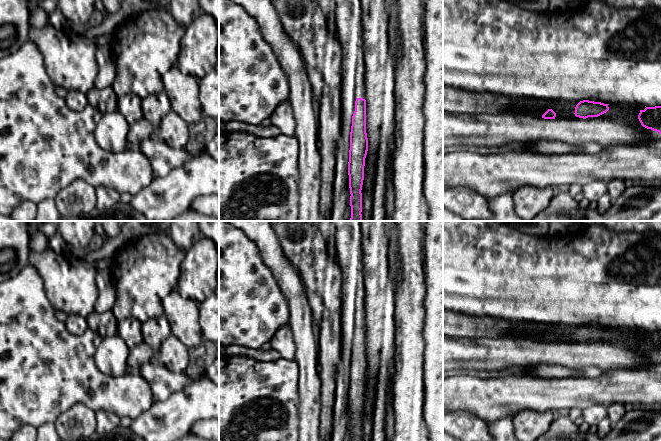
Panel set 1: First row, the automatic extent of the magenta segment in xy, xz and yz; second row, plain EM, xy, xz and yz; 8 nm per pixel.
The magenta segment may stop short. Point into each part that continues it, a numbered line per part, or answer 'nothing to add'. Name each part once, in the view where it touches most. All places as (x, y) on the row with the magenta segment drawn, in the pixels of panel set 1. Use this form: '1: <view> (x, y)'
1: xz (349, 30)

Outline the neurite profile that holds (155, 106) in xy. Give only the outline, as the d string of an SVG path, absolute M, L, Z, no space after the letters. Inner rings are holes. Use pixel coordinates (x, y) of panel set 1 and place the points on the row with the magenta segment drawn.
M151 94L142 98L143 118L148 120L156 129L169 109L169 103L164 94Z

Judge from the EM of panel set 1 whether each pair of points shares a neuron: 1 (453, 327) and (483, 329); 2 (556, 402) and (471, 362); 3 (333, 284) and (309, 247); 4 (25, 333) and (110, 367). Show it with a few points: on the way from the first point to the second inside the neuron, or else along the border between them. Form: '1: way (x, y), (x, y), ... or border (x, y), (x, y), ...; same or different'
1: way (460, 327), (476, 328); same
2: border (514, 370), (498, 373), (472, 372); different
3: way (324, 275), (314, 265), (310, 256); same
4: border (95, 347), (96, 366), (102, 372), (114, 375); different

